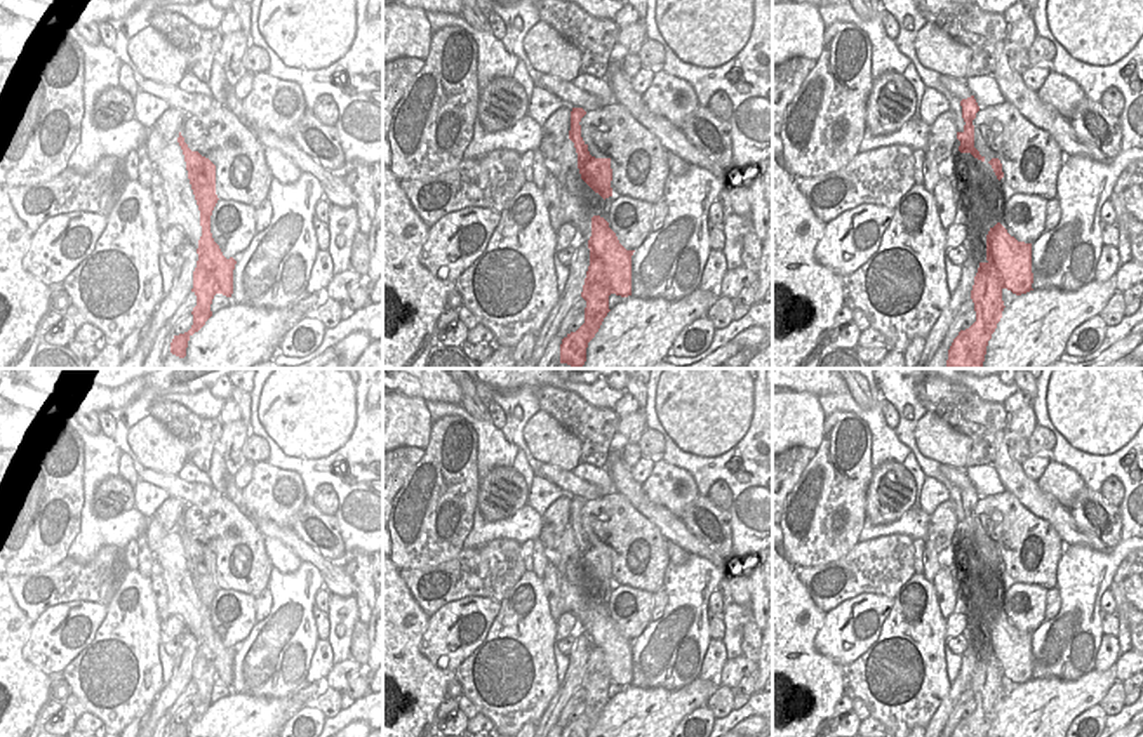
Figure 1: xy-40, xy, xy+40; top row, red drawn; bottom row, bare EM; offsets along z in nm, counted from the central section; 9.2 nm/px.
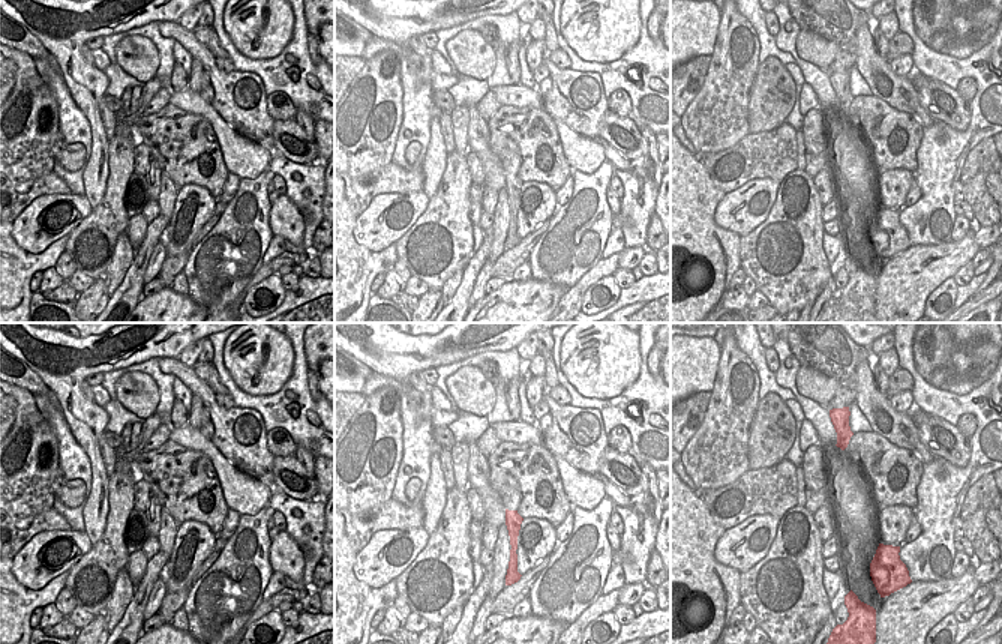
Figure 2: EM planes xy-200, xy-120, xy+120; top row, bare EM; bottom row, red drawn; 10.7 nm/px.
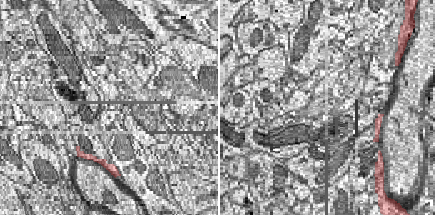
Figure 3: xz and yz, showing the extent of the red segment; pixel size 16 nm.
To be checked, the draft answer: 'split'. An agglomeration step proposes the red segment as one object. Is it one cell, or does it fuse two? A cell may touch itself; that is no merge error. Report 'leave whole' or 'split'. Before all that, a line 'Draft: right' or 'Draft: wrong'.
Draft: right
split

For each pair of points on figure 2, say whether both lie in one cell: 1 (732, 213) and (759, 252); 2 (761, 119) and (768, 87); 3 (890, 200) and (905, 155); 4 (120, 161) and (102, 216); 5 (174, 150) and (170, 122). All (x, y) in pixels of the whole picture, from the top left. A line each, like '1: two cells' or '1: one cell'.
1: two cells
2: one cell
3: two cells
4: one cell
5: one cell

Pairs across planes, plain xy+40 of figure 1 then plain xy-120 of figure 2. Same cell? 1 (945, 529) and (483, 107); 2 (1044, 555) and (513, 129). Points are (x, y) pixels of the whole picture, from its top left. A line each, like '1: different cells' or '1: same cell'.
1: same cell
2: same cell

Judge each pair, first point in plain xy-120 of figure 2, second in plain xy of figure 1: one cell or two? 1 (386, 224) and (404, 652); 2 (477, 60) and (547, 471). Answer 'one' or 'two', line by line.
1: two
2: two

